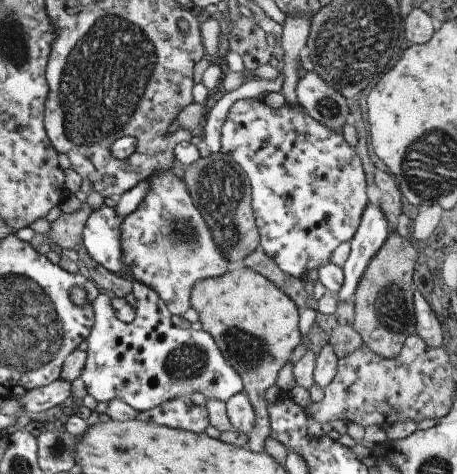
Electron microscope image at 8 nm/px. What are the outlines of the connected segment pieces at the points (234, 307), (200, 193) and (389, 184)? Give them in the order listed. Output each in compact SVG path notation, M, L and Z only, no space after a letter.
M247 267L197 280L190 288L190 307L198 314L201 330L213 337L225 362L242 380L243 392L247 394L255 416L255 424L248 434L248 449L259 454L264 451L265 438L269 437L264 392L273 385L277 373L300 342L297 329L300 310L265 276Z
M211 153L185 166L182 179L221 256L228 263L249 256L259 244L259 236L250 205L249 180L241 167L228 155Z
M375 169L374 172L374 183L380 190L379 208L386 218L388 231L397 233L397 217L403 213L402 208L404 208L400 200L399 188L397 188L393 175L379 169Z

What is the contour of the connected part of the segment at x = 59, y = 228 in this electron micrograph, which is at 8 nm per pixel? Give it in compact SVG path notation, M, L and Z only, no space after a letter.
M81 204L78 210L71 213L61 213L49 226L49 232L35 234L28 241L35 252L45 254L49 250L49 244L57 244L63 249L77 250L82 246L81 231L85 221L91 212L87 204Z

